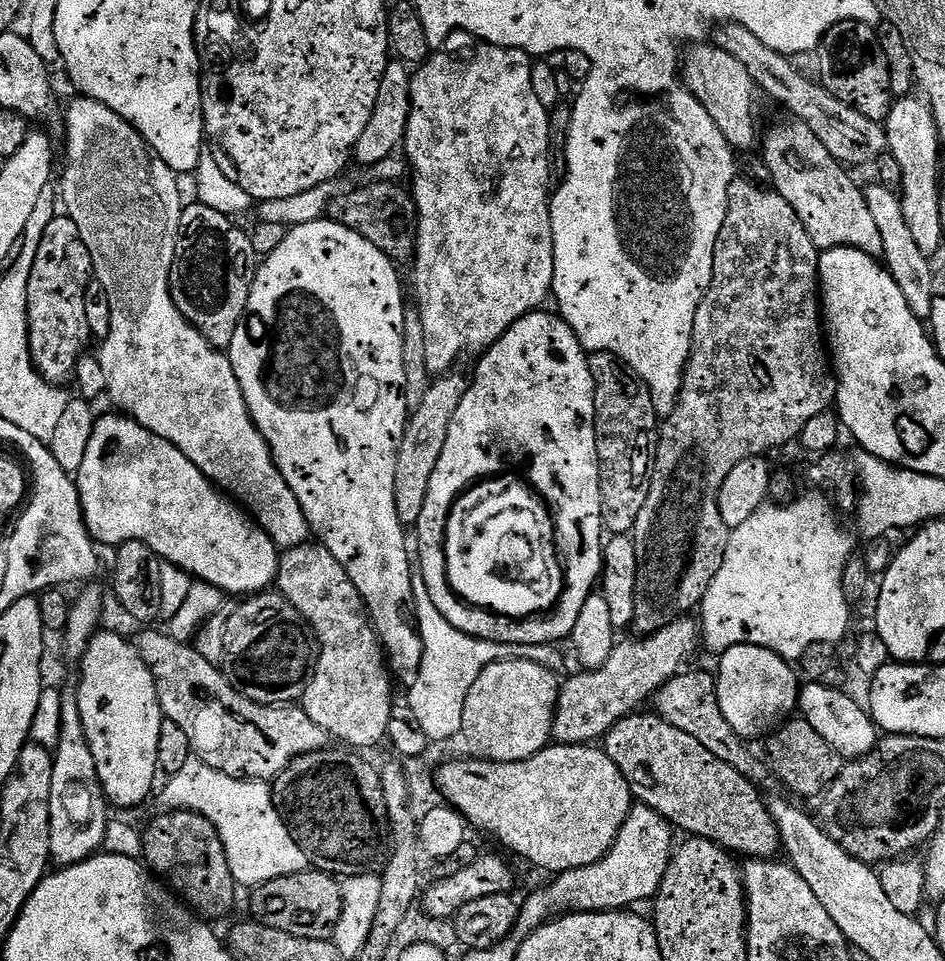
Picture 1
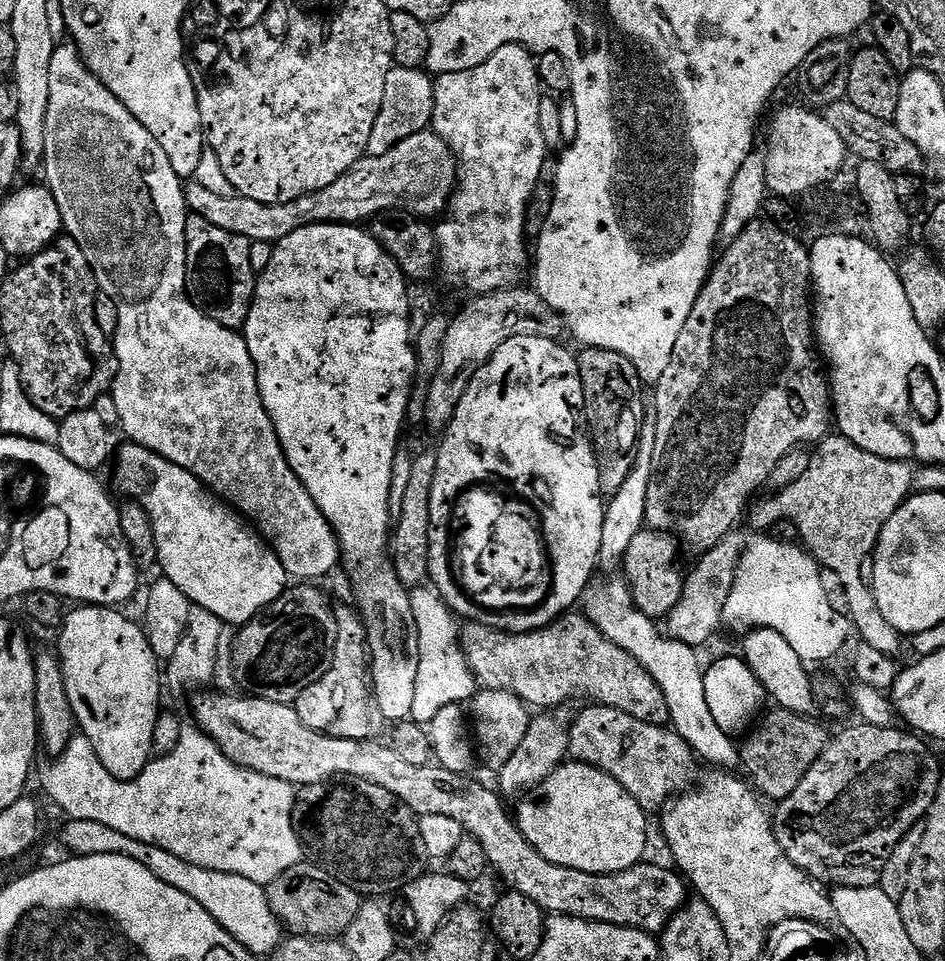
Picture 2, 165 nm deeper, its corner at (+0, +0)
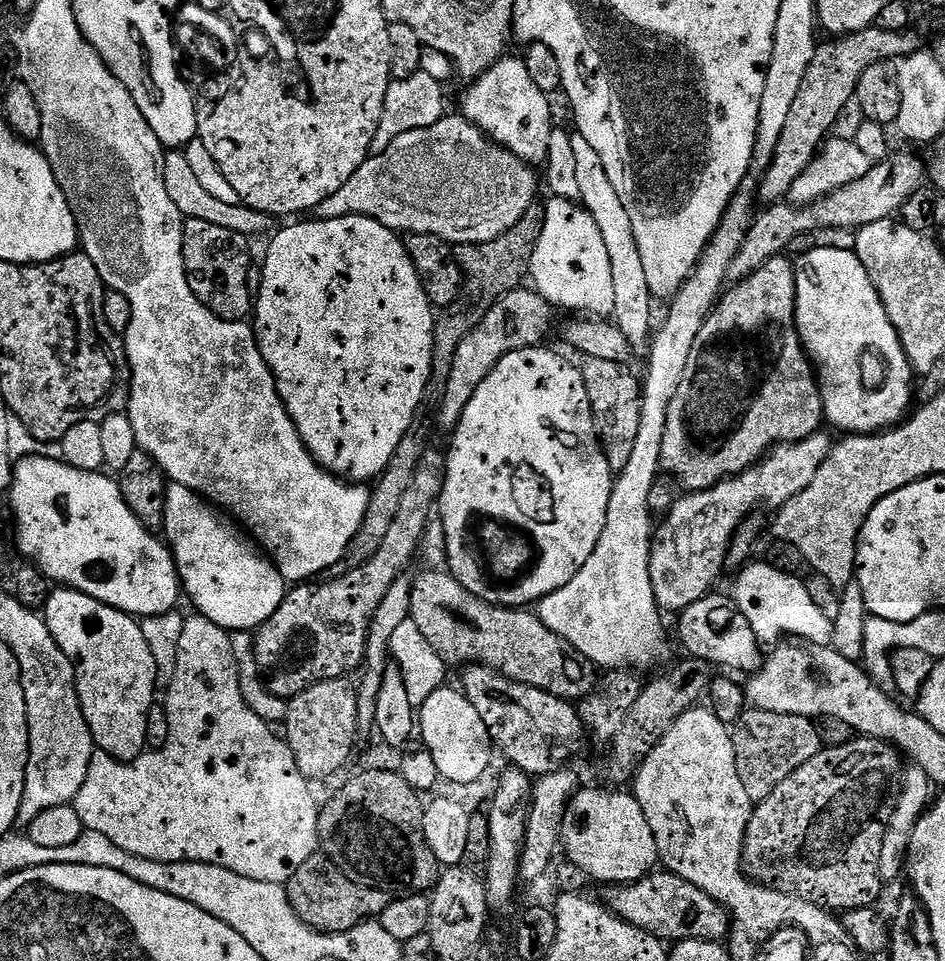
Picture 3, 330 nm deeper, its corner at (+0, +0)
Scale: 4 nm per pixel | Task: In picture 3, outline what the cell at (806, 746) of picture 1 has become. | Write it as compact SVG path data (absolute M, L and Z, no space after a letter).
M749 707L737 718L731 733L738 778L742 778L742 786L754 802L770 798L798 766L806 766L822 747L815 719L798 714L776 714L761 708Z

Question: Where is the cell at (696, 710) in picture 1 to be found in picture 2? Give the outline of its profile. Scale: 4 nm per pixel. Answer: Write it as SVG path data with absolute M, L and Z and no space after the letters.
M583 611L566 612L554 623L533 632L499 632L496 628L487 628L485 624L475 622L468 622L465 625L459 633L460 646L481 689L512 692L533 709L540 708L536 710L556 710L559 704L574 699L581 692L582 695L592 699L589 701L614 710L622 710L622 714L630 714L630 718L638 718L651 724L669 723L668 703L656 679L631 654L622 650L622 646L604 637L589 622Z

